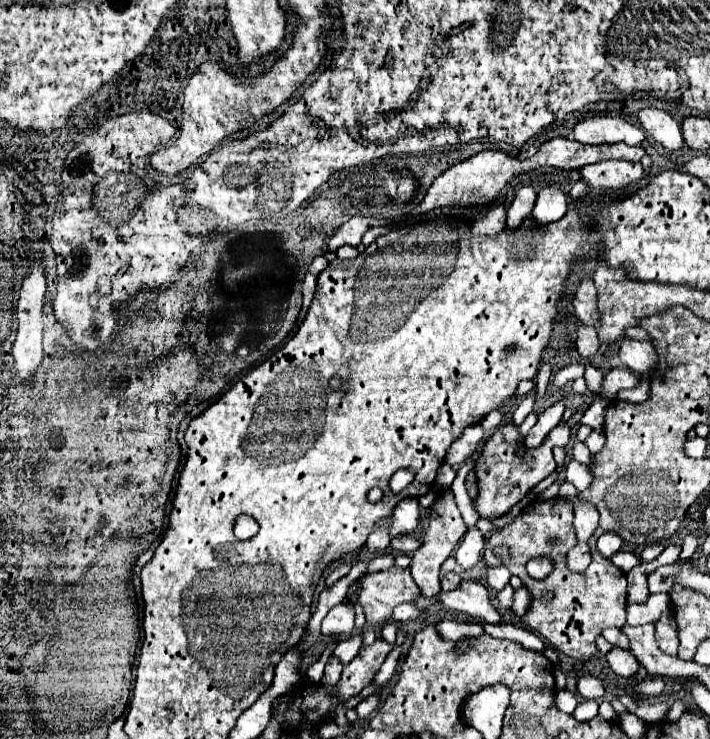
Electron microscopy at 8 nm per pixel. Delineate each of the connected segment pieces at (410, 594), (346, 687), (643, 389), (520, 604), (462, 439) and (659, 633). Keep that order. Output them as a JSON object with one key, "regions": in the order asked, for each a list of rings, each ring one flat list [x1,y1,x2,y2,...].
{"regions":[[[394,565,388,571,366,573,356,583,356,595,354,599,348,597,348,601,358,603,364,609,366,625,370,627,388,623,396,605,414,601,414,596,421,594,408,567,400,569]],[[376,641,372,647,362,649,350,663,345,665,336,685,338,699,347,701,370,685,376,671,384,663,388,651,390,645,386,641]],[[644,377,636,387,632,389,620,389,618,391,618,399,622,401,630,401,630,403,644,403,646,397,650,397,650,381,648,377]],[[522,587,522,589,518,589,516,595,514,595,512,611,514,611,518,617,522,617,522,615,528,611,528,607,530,607,530,591,528,591,526,587]],[[478,423,466,427,466,431,462,431,462,435,450,445,450,449,446,453,446,463,452,467,464,463,468,457,472,457,476,453,482,439,484,439,484,431]],[[672,613,662,615,656,621,656,641,658,641,658,647,666,655,676,657,676,651,678,651,678,631,676,631,676,623,674,623]]]}

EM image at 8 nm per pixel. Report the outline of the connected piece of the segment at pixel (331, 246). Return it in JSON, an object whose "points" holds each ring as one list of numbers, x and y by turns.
{"points":[[352,217,348,219,344,225,340,225,336,229,336,233,330,237,328,241,328,251,336,251,338,247,342,245,352,245,352,247,358,247,360,245,360,239,364,235,366,229,374,227,374,219,370,217]]}

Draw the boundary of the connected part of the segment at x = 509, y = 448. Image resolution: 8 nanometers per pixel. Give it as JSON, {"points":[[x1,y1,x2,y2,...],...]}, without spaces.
{"points":[[508,423,498,427,498,431,488,439,488,443,484,445,482,455,478,457,476,463,476,475,478,475,478,497,474,499,474,507,478,511,478,515,482,519,496,519,508,513,514,506,516,501,520,501,536,483,540,483,542,479,546,479,554,469,556,469,556,461,552,459,552,447,562,447,570,441,572,429,566,427,564,423,560,423,558,427,554,427,546,441,532,449,532,451,524,451,522,449,522,441,518,435,518,429]]}

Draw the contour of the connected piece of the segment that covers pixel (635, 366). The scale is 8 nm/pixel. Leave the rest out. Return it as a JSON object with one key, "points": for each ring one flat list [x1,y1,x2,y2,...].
{"points":[[622,339,620,345,620,359,622,363,634,371,634,373,650,374,654,371,657,363,658,353,654,343,650,341,636,341,636,339]]}

